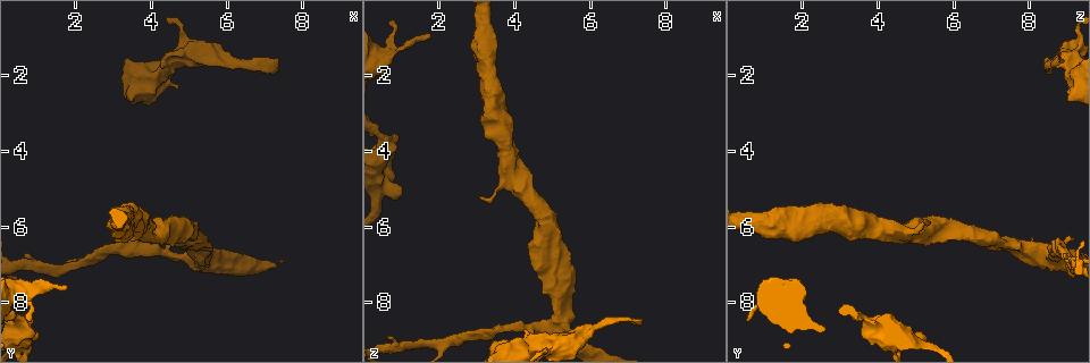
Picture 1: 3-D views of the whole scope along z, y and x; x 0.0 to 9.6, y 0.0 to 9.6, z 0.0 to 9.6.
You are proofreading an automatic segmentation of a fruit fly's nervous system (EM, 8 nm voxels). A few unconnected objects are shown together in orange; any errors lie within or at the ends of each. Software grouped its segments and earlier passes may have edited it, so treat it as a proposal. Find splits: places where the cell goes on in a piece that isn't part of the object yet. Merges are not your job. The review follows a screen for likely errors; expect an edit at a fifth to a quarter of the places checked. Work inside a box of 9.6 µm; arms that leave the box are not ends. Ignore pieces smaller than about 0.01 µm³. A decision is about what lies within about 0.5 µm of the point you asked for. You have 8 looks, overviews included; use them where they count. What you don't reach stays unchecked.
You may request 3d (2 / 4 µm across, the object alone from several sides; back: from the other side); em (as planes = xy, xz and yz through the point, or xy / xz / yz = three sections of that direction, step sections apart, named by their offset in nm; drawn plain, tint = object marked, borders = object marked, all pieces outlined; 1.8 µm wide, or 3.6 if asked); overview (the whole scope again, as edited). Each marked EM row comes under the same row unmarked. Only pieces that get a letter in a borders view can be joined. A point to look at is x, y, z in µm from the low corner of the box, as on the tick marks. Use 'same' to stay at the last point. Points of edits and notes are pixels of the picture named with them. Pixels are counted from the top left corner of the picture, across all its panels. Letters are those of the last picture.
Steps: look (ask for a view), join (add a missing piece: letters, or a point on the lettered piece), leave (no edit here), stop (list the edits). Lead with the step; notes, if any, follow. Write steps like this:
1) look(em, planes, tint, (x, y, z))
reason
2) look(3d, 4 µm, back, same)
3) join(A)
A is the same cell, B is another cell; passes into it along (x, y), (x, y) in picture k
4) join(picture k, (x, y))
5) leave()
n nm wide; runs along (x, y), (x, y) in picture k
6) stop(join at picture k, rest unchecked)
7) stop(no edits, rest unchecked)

look(em, planes, tint, (1.80, 7.65, 0.90))
free end

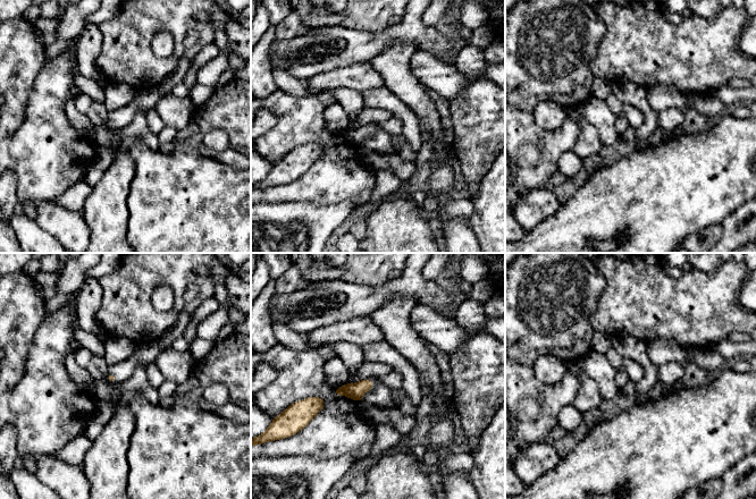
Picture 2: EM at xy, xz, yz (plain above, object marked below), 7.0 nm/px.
look(em, planes, borders, same)
see the neighbours

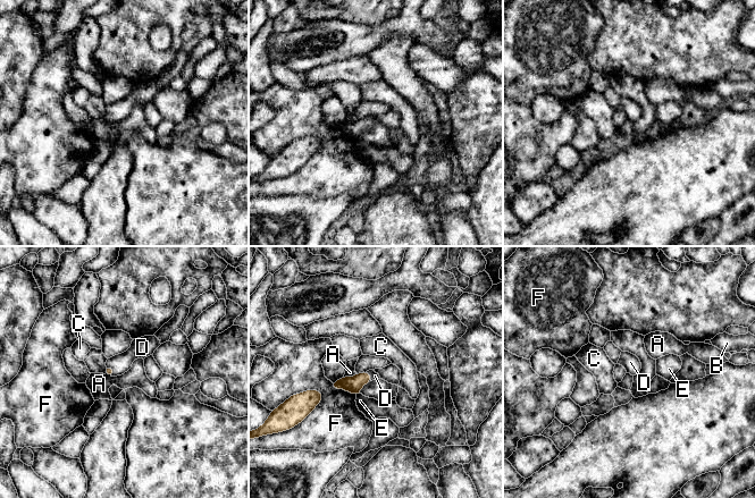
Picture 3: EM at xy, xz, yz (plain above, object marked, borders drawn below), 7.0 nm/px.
join(picture 3, (140, 348))
D is the same cell, A, B, C, E and F are other cells; passes into it along (108, 370), (111, 369), (140, 348) in picture 3; the cell continues

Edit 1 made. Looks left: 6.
look(overview)

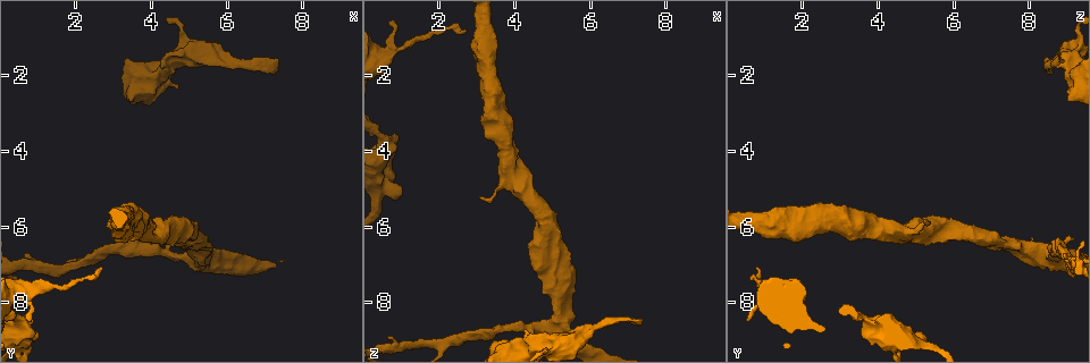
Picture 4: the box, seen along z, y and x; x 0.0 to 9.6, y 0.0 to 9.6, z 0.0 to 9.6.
look(em, xy, step 16, borders, (7.40, 1.80, 8.55))
thin end

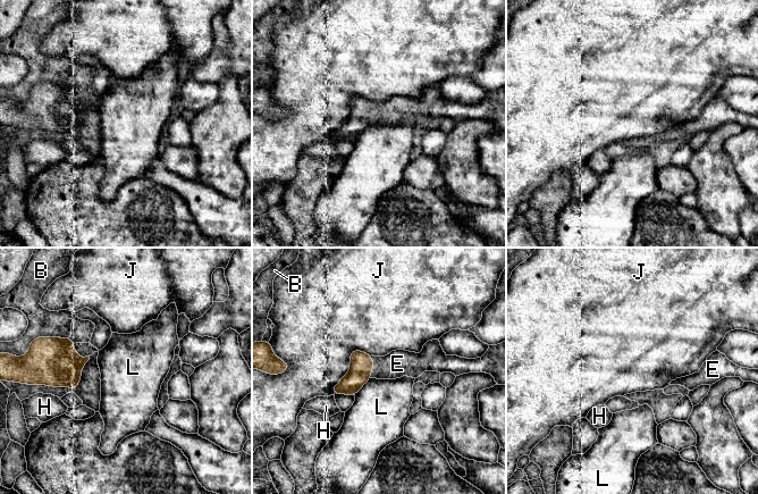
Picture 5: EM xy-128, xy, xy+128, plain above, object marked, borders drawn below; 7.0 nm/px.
look(em, planes, borders, same)
another direction

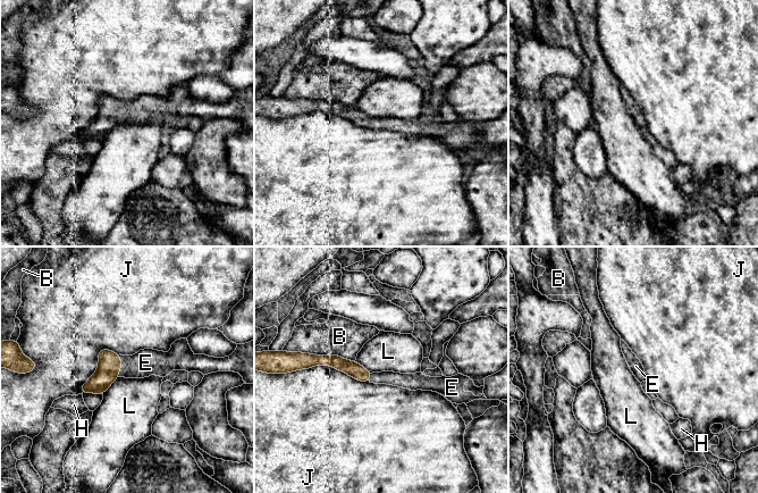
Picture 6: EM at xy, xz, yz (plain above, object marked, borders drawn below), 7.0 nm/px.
join(picture 6, (145, 362))
100 nm wide; E is the same cell, B, H, J and L are other cells; passes into it along (109, 362), (120, 366), (145, 362) in picture 6; the cell continues

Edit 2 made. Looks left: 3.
look(overview)

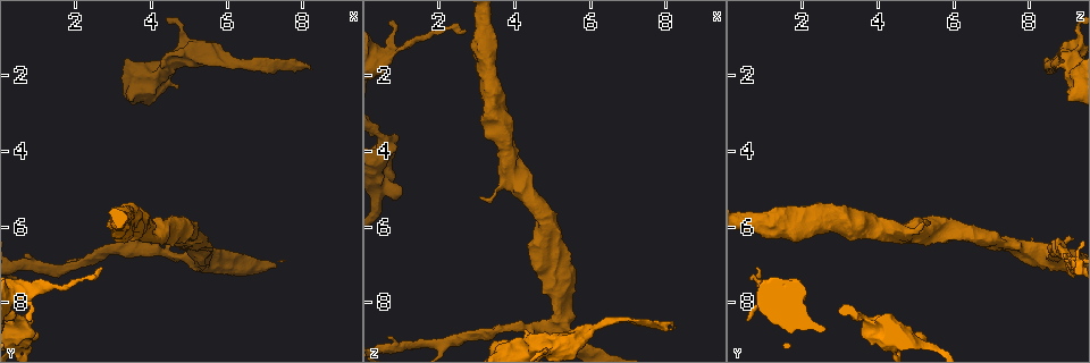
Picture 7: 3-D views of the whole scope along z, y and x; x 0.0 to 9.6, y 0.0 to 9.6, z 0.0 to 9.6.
look(em, xy, step 8, tint, (4.25, 1.70, 8.70))
thick end

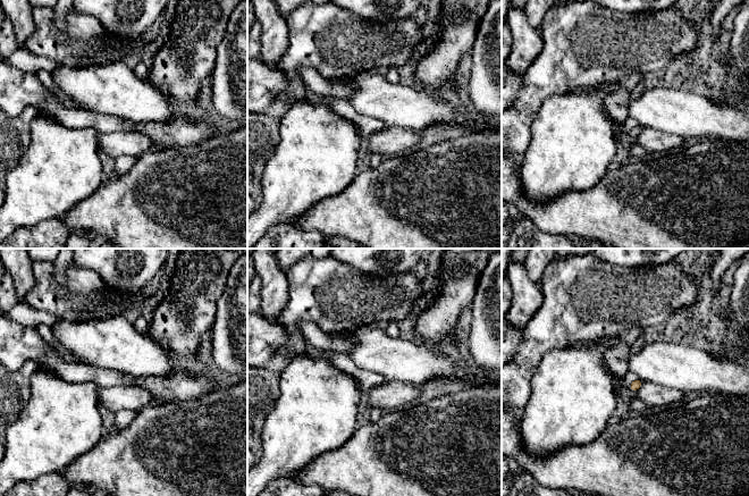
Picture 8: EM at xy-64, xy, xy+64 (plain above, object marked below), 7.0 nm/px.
look(em, planes, borders, same)
another direction

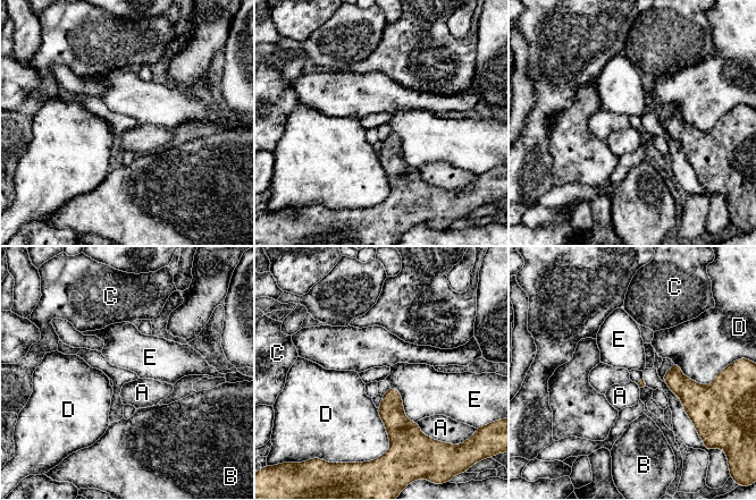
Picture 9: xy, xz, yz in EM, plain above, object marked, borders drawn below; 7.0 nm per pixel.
leave()
A, B, C, D and E are other cells; border along (389, 387), (416, 423) in picture 9; none of them fits

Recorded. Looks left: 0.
stop(join at picture 3, join at picture 6, rest unchecked)

